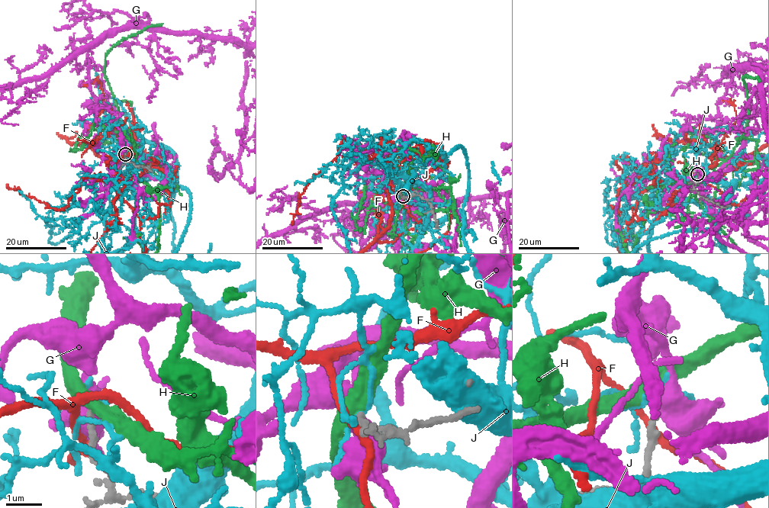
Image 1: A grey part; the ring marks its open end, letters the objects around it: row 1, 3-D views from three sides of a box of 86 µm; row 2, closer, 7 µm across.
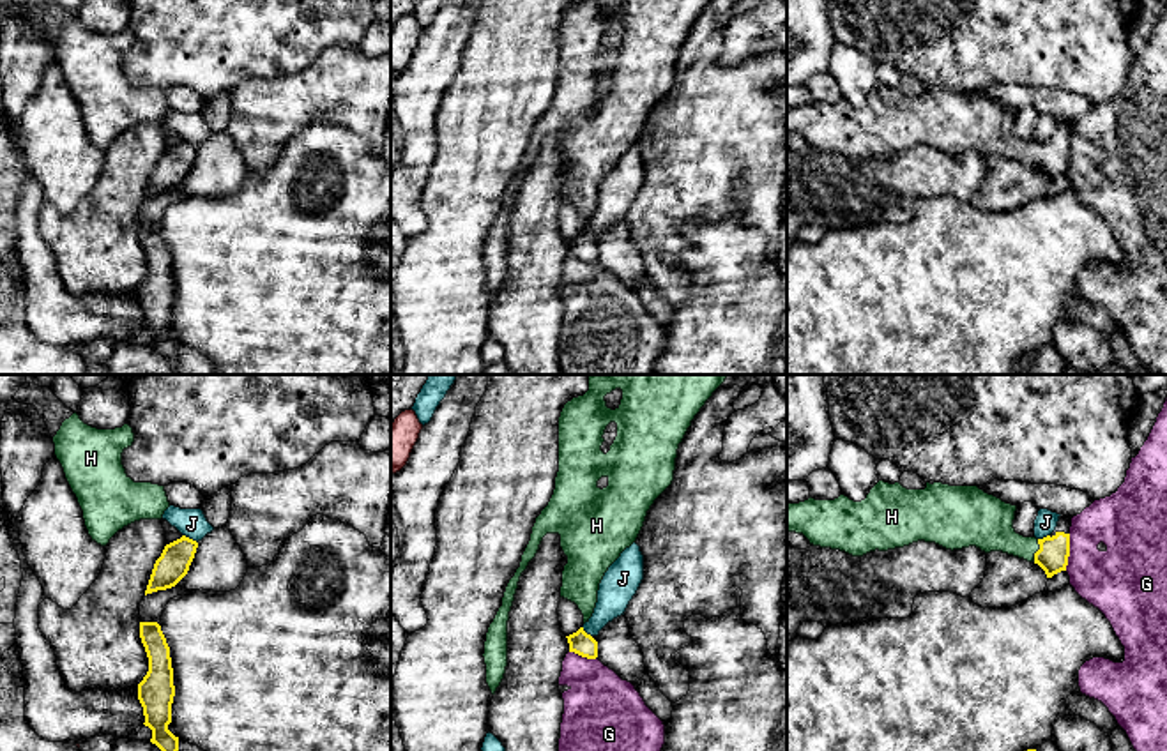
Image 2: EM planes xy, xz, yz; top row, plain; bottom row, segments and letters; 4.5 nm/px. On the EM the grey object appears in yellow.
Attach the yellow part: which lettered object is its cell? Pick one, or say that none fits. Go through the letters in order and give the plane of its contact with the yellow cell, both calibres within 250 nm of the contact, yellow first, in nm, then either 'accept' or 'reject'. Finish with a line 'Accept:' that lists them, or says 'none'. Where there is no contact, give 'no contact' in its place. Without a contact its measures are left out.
F: no contact | reject
G: yz | 140/280 nm | reject
H: yz | 140/220 nm | accept
J: xy | 150/130 nm | reject
Accept: H

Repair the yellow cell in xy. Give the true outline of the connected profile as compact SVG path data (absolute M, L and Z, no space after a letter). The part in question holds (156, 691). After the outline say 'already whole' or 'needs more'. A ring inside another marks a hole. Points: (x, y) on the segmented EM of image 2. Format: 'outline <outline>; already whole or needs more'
outline M140 622L140 638L149 657L149 671L138 684L143 724L152 730L150 742L161 751L179 751L179 737L168 730L175 696L170 647L157 622Z; already whole

